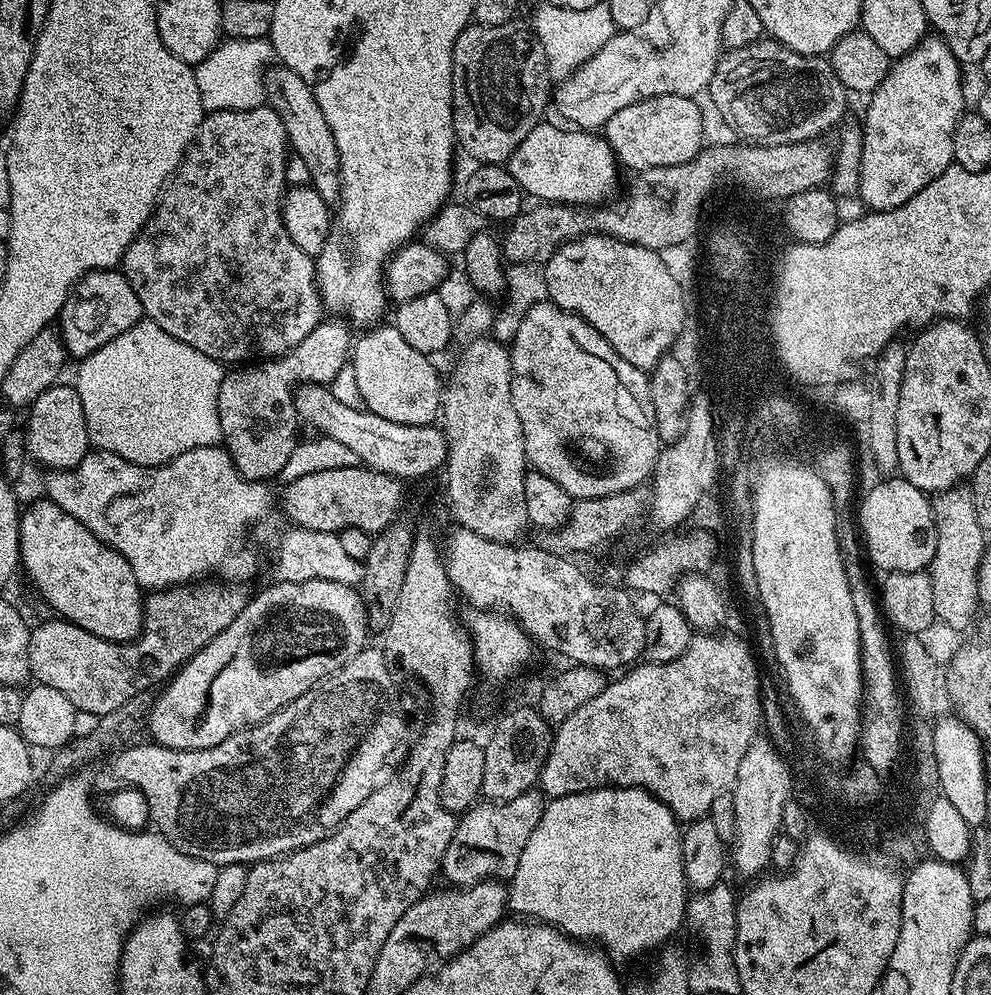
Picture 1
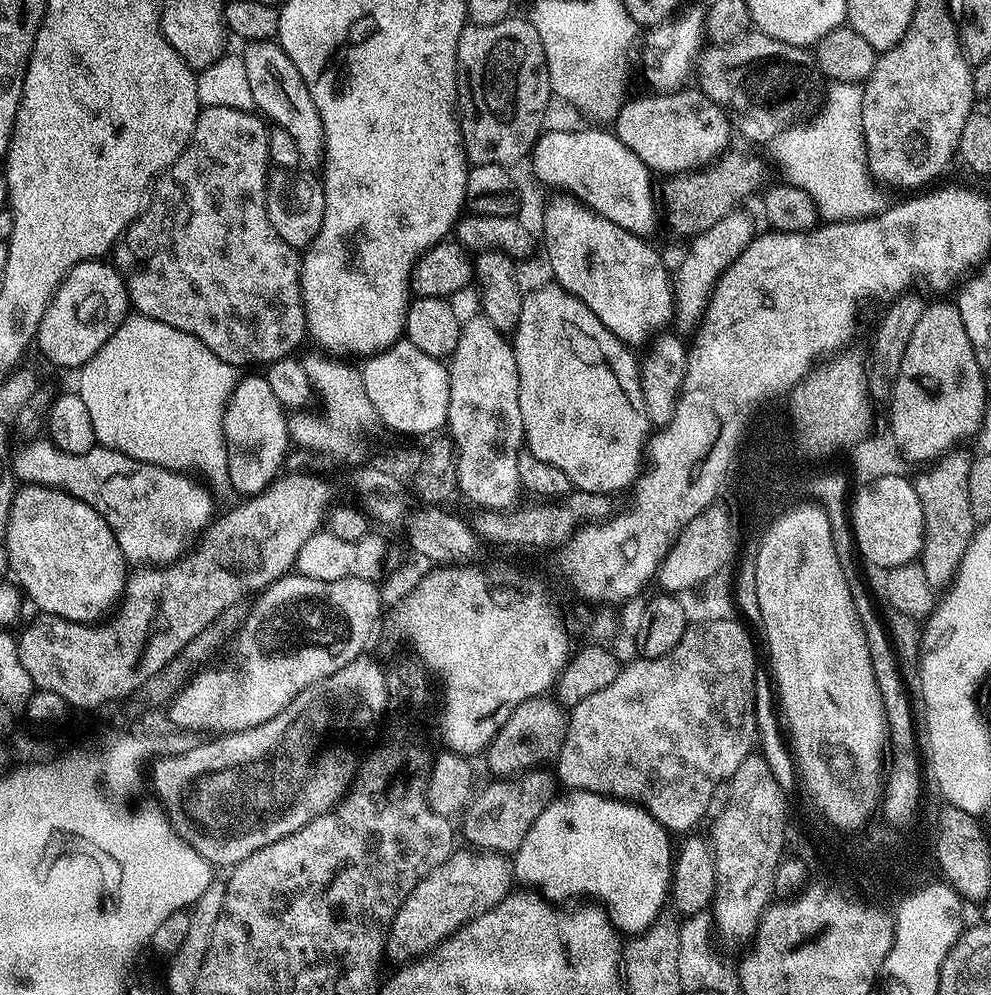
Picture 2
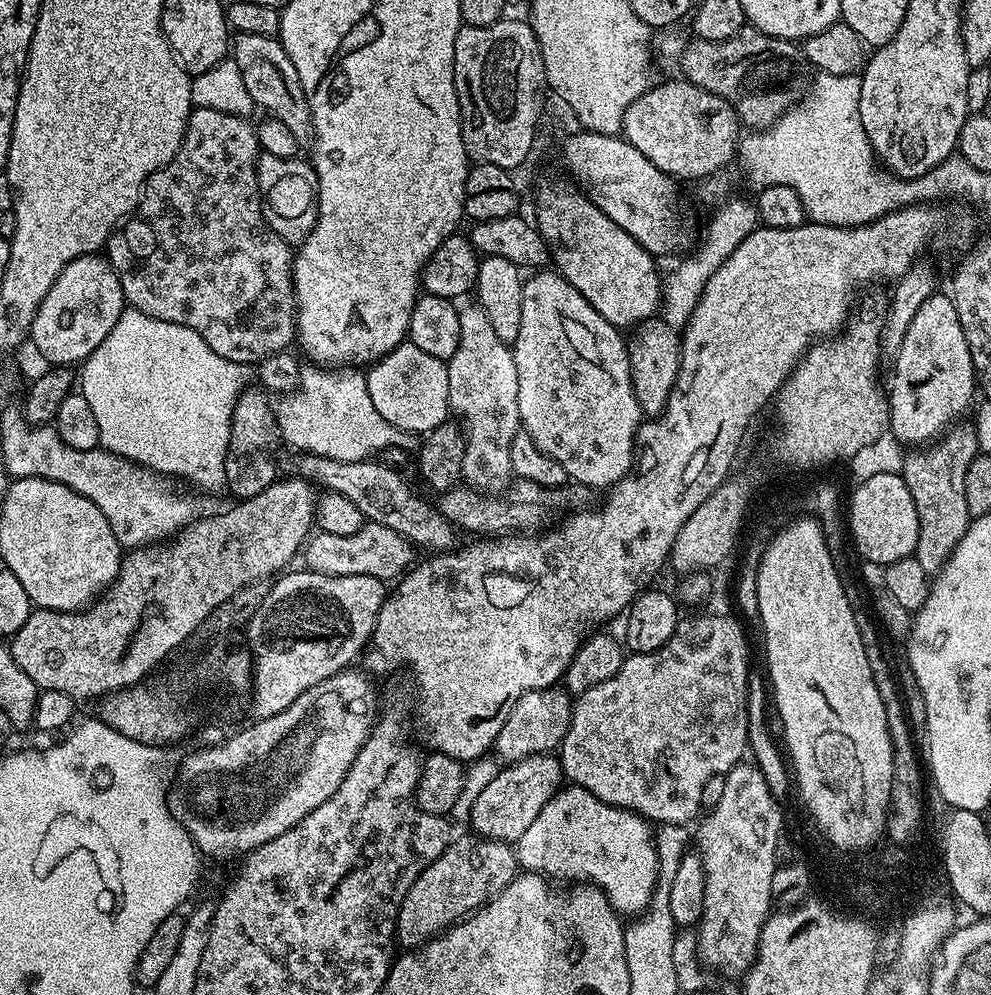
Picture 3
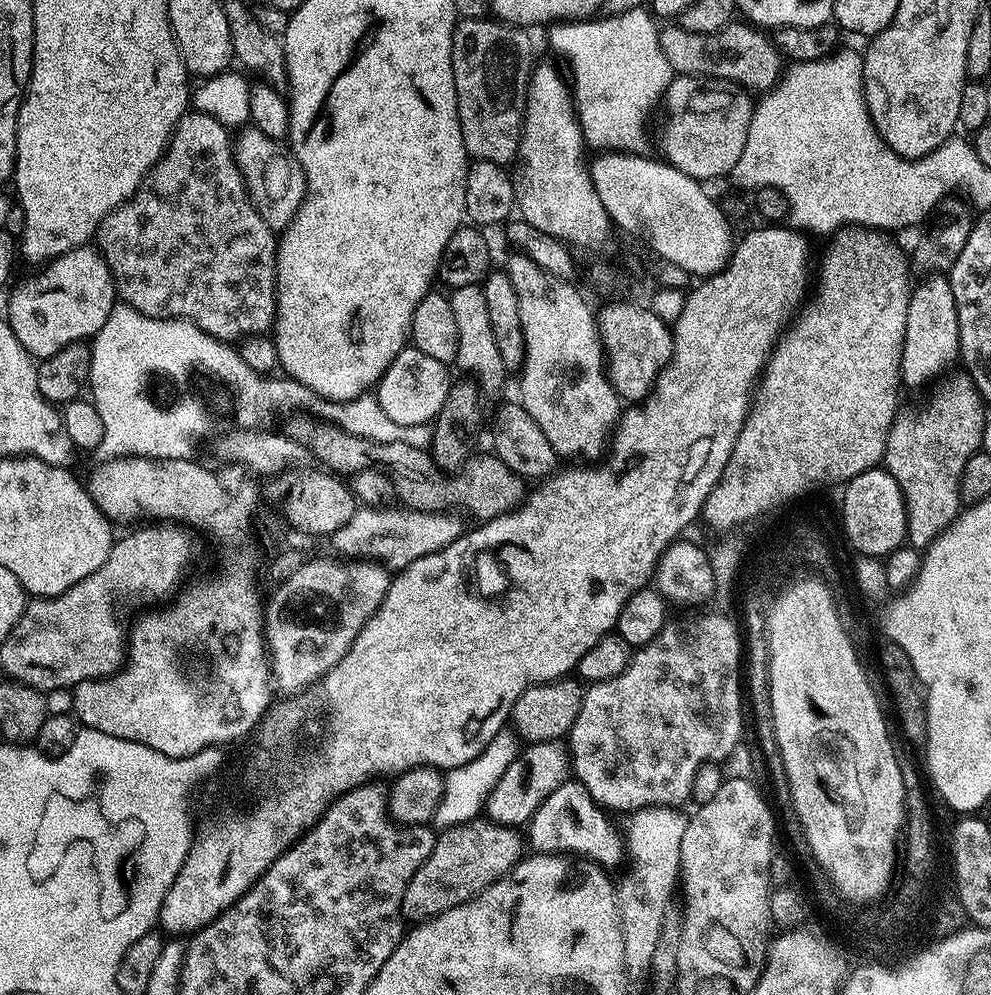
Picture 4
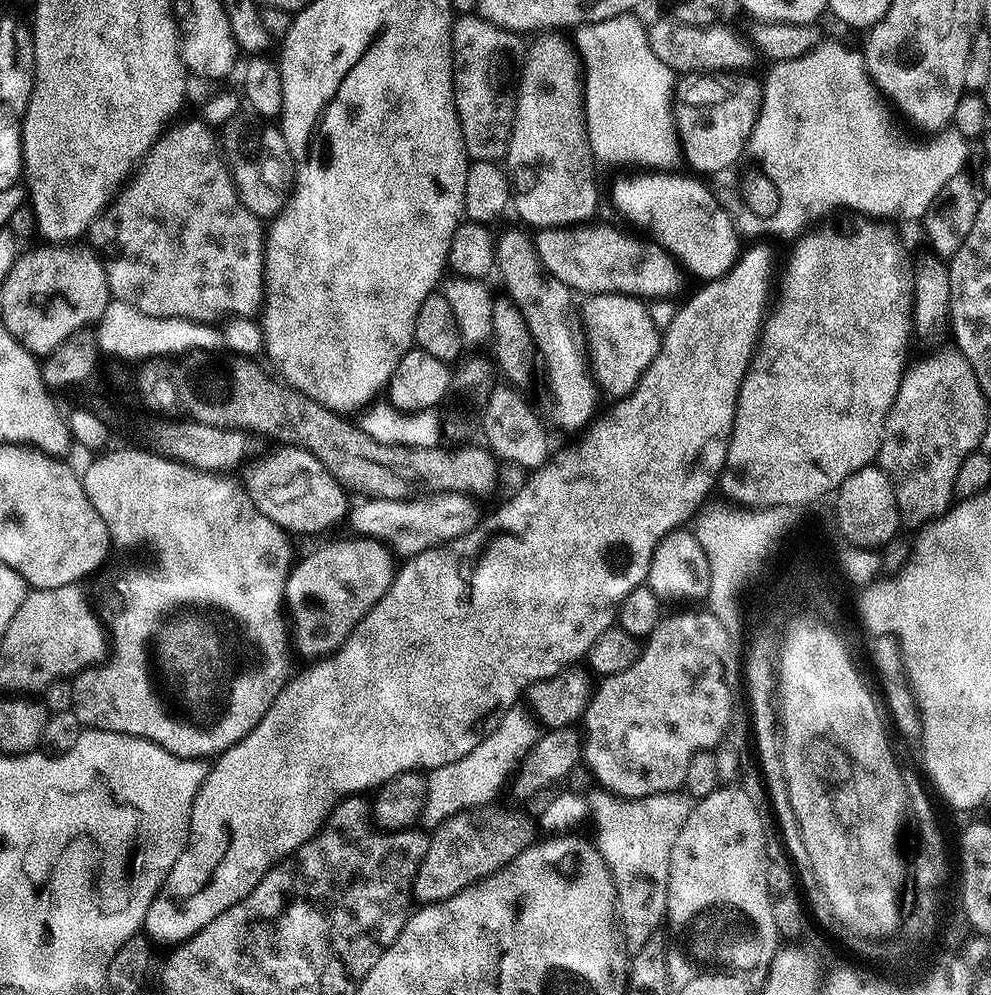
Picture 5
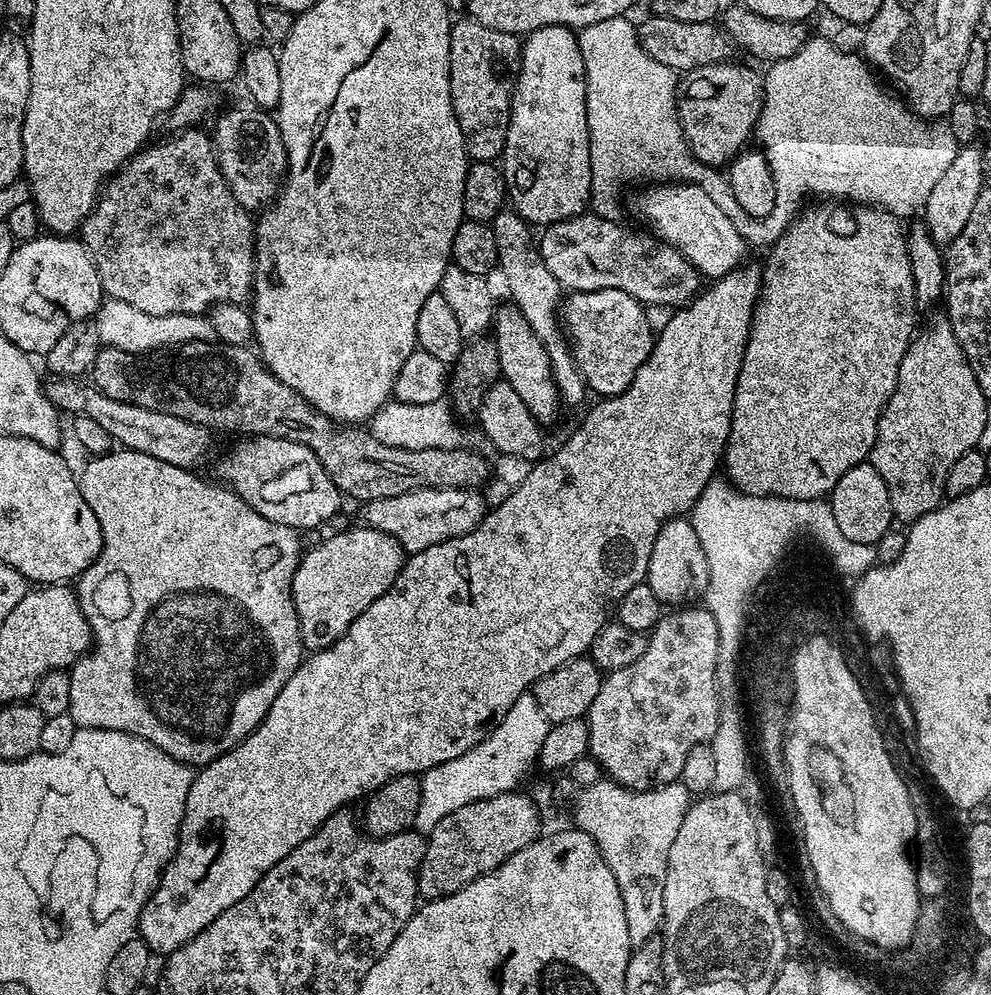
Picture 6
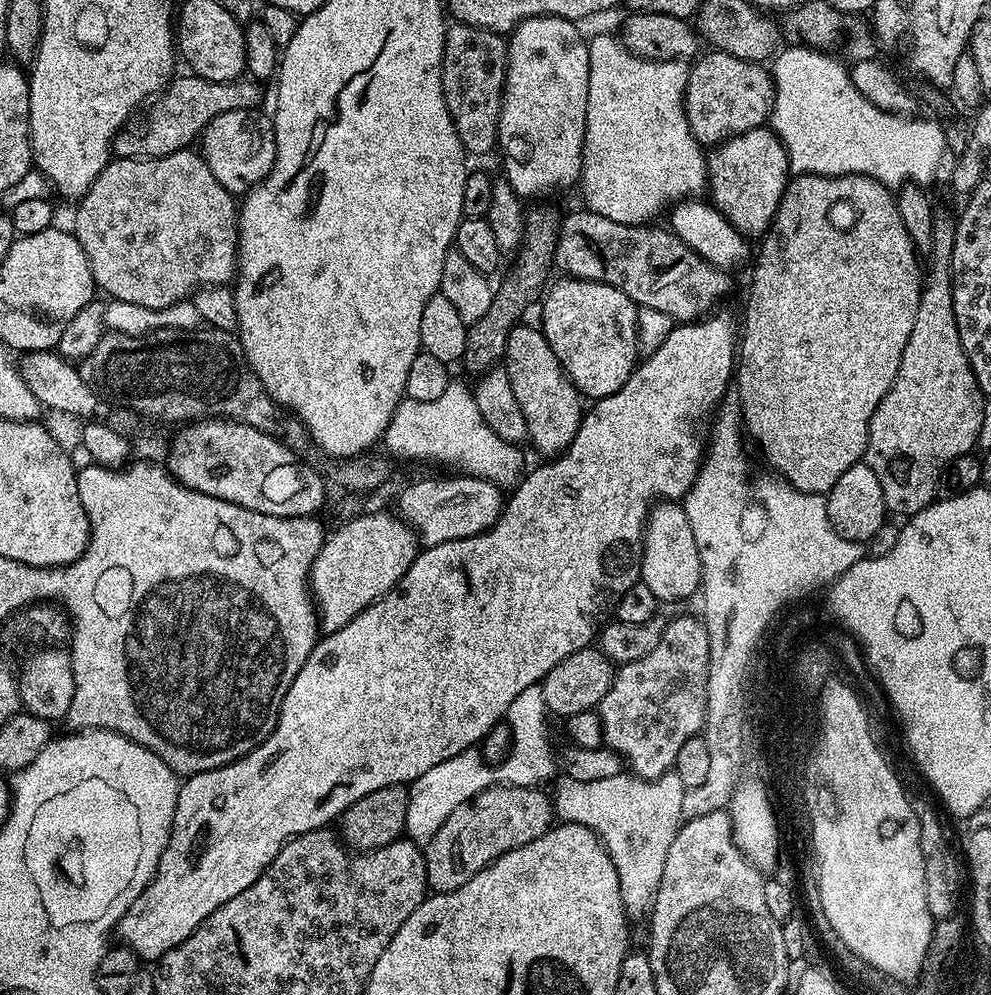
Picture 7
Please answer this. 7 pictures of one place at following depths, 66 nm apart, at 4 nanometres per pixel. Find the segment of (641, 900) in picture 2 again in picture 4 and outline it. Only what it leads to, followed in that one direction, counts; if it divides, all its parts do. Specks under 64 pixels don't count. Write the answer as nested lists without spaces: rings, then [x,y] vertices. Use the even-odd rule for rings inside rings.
[[[570,778],[550,798],[541,802],[538,811],[526,828],[526,840],[540,854],[571,854],[576,858],[587,858],[605,869],[612,867],[626,856],[626,844],[616,833],[610,821],[604,820],[605,809],[596,803],[595,798],[584,788],[584,785]]]

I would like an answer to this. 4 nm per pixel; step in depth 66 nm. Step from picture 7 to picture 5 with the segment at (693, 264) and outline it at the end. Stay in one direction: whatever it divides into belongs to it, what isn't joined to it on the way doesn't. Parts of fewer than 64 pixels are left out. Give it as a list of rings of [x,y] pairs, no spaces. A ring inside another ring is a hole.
[[[598,224],[585,227],[579,230],[577,227],[571,228],[541,228],[535,233],[534,245],[536,257],[542,262],[542,266],[558,282],[571,288],[573,293],[580,294],[603,294],[605,292],[621,292],[624,296],[634,296],[637,298],[672,298],[680,288],[681,265],[676,257],[672,256],[665,248],[655,242],[643,244],[640,240],[635,240],[632,236],[627,236],[624,232],[619,232],[616,228],[611,228],[608,224]]]

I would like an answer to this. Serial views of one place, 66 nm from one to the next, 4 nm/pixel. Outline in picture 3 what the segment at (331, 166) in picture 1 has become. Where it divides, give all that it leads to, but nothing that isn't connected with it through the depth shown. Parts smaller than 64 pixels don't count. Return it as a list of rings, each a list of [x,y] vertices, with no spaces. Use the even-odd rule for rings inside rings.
[[[239,34],[230,48],[231,59],[235,60],[238,70],[242,70],[242,83],[250,93],[253,105],[257,109],[265,108],[267,115],[282,122],[290,134],[301,146],[313,139],[312,111],[308,105],[306,94],[302,90],[302,82],[298,78],[298,70],[294,70],[294,62],[286,54],[275,36],[259,36],[258,34]]]

